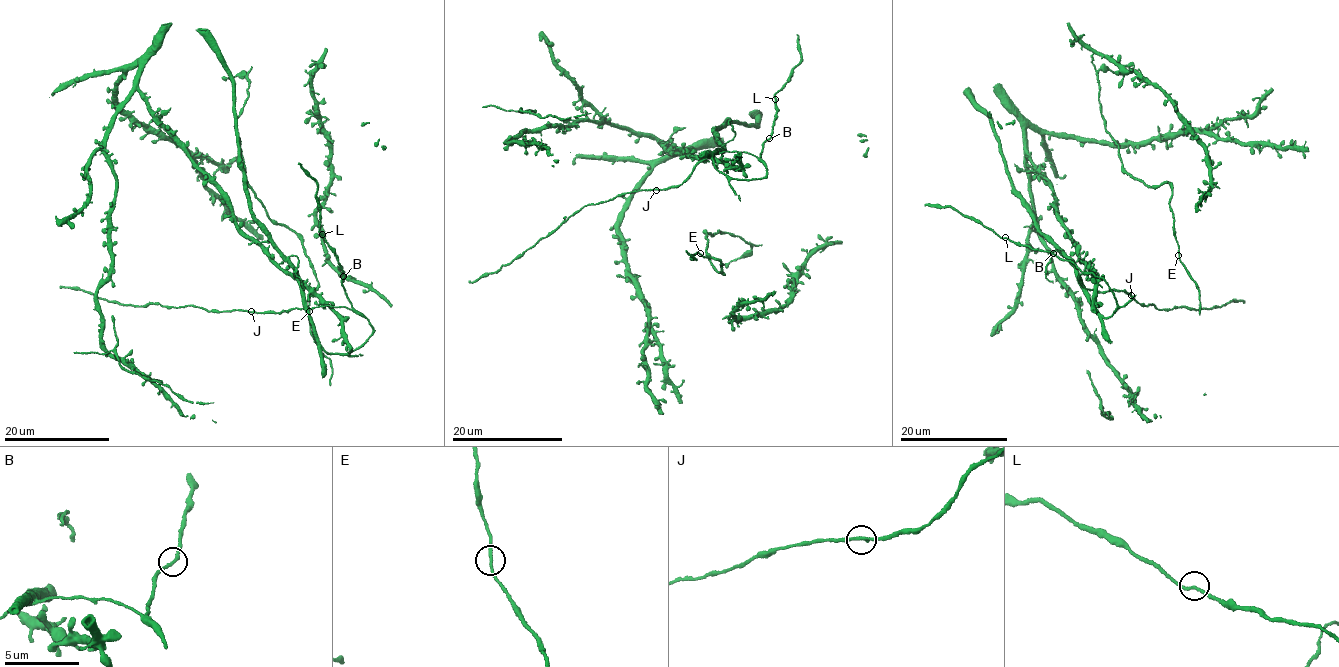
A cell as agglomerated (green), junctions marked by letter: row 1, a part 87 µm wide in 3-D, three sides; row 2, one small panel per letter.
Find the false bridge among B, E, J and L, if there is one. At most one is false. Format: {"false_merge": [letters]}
{"false_merge": []}

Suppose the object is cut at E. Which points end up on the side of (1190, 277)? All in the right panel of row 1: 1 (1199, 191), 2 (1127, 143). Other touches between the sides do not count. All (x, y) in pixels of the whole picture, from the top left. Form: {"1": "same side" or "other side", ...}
{"1": "same side", "2": "same side"}

